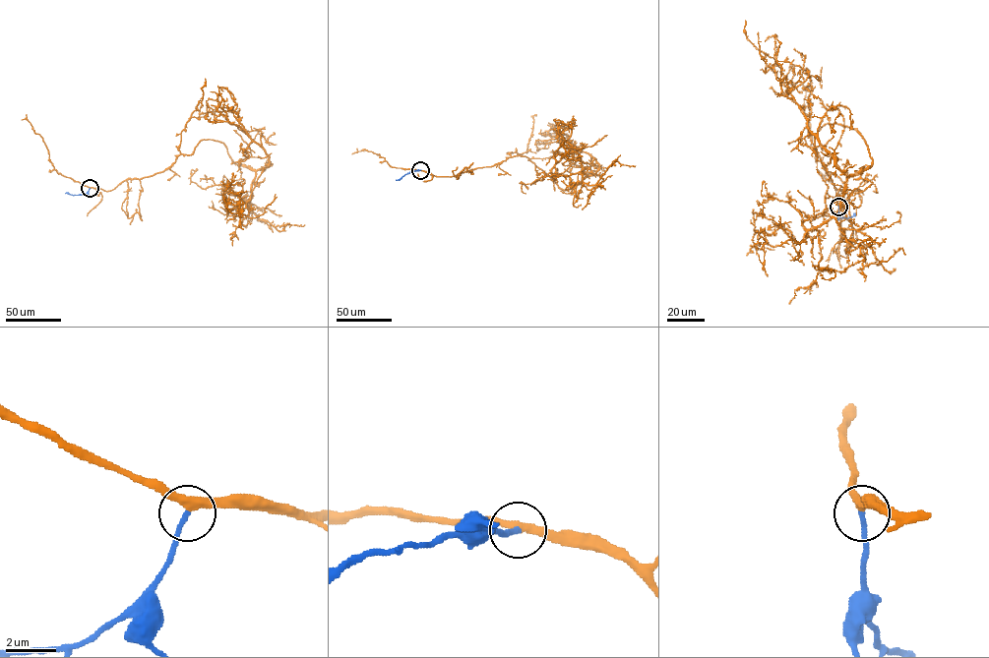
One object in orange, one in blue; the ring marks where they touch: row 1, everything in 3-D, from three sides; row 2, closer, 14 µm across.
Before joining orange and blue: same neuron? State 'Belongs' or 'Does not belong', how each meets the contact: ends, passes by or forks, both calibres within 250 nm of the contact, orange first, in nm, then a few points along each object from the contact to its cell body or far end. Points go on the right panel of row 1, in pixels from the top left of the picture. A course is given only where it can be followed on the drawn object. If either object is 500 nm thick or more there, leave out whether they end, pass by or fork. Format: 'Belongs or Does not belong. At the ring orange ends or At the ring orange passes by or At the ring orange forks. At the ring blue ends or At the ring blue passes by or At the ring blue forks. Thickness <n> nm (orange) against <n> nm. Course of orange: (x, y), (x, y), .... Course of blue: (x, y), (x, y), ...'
Belongs. At the ring orange passes by. At the ring blue ends. Thickness 320 nm (orange) against 190 nm. Course of orange: (838, 206), (815, 136), (854, 129), (872, 159), (846, 174), (811, 132), (784, 94), (793, 49). Course of blue: (838, 207), (840, 216), (854, 215)

